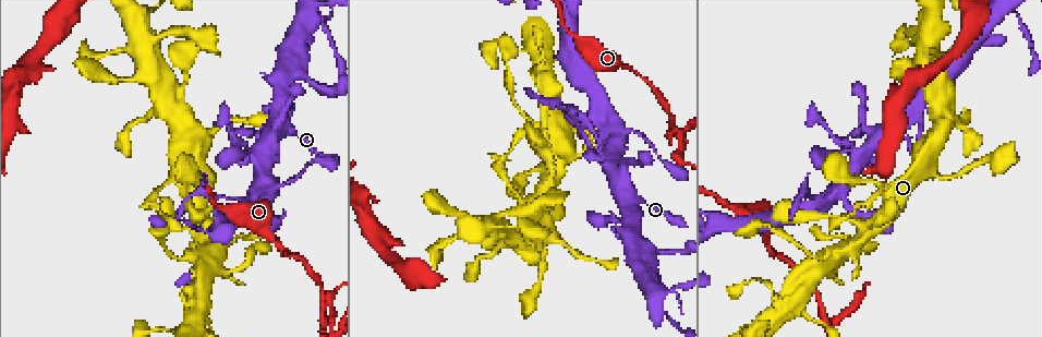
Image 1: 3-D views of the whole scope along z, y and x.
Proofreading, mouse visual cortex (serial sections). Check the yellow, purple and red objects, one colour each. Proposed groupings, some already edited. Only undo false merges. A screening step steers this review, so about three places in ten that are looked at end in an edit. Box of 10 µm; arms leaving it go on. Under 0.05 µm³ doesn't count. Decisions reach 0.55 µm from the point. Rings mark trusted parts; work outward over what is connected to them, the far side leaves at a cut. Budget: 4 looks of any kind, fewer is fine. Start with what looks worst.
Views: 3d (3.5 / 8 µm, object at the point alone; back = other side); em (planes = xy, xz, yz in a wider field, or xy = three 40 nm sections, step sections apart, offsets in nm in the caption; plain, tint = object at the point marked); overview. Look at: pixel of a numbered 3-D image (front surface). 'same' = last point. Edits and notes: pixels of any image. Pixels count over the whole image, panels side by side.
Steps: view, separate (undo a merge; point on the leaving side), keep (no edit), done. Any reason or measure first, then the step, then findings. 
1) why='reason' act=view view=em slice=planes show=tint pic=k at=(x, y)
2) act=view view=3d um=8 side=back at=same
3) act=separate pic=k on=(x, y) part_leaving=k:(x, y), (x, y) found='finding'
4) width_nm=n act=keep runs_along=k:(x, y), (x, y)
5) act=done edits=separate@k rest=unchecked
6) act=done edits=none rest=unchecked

why='narrows sharply' act=view view=3d um=3.5 pic=1 at=(672, 127)

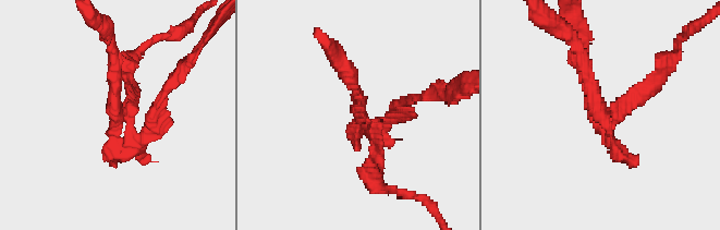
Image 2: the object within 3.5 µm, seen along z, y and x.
arms=4 arm_widths_nm=150,150,200,200 why='need the tissue' act=view view=em slice=planes show=tint pic=2 at=(601, 107)

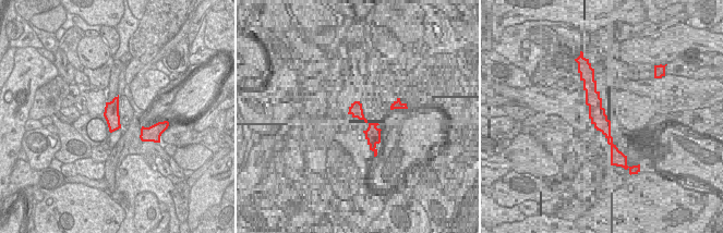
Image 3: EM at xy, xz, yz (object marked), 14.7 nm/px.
act=keep runs_along=2:(574, 40), (599, 108), (655, 81) found='continuous, no second cell'

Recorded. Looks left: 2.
why='three-way junction' act=view view=3d um=8 pic=1 at=(310, 32)

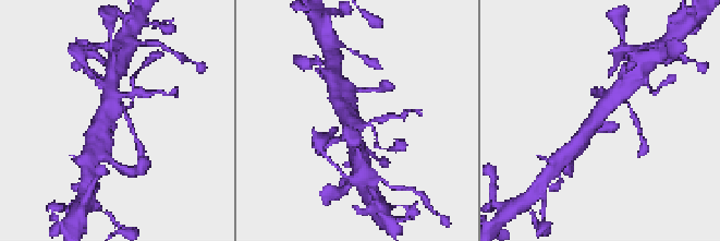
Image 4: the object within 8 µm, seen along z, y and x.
act=view view=em slice=xy step=1 show=tint at=same

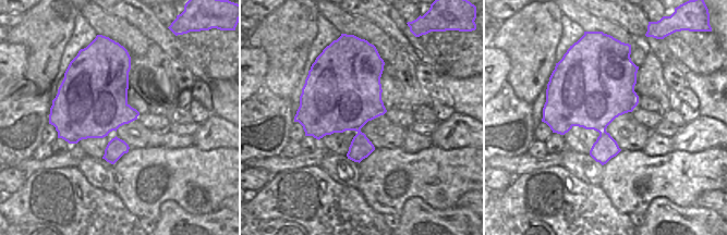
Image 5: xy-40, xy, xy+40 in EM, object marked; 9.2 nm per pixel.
act=keep runs_along=4:(340, 104), (357, 139) found='all the same cell'

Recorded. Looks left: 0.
act=done edits=none rest=unchecked

